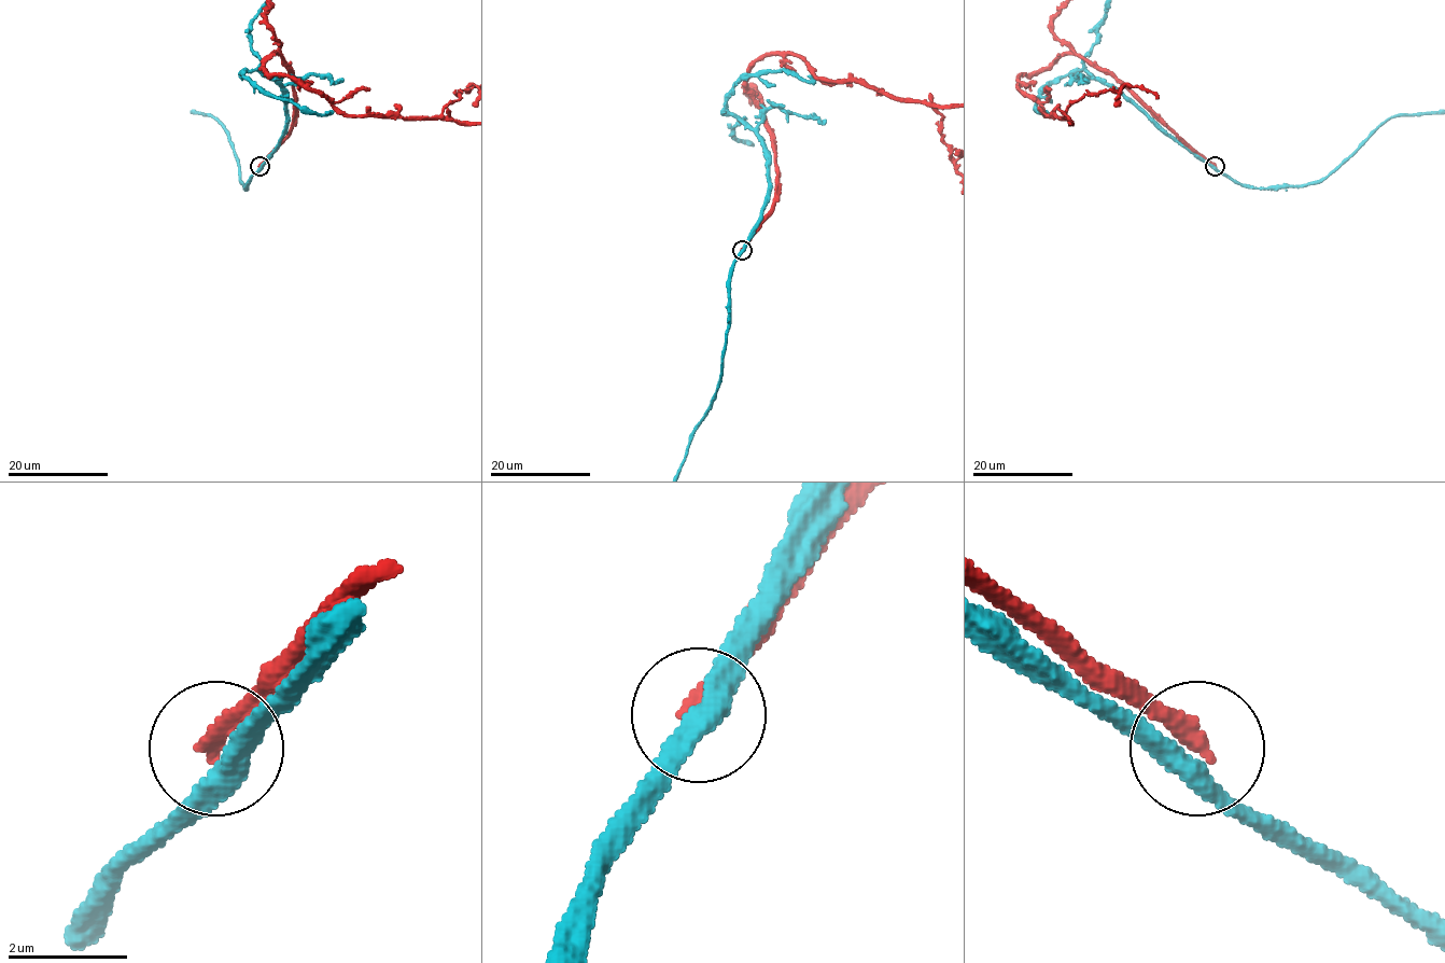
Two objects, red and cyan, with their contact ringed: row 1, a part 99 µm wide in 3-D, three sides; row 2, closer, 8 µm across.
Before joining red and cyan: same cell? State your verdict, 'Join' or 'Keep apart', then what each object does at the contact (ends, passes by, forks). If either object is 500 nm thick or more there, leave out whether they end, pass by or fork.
Keep apart. At the ring red ends. At the ring cyan passes by

